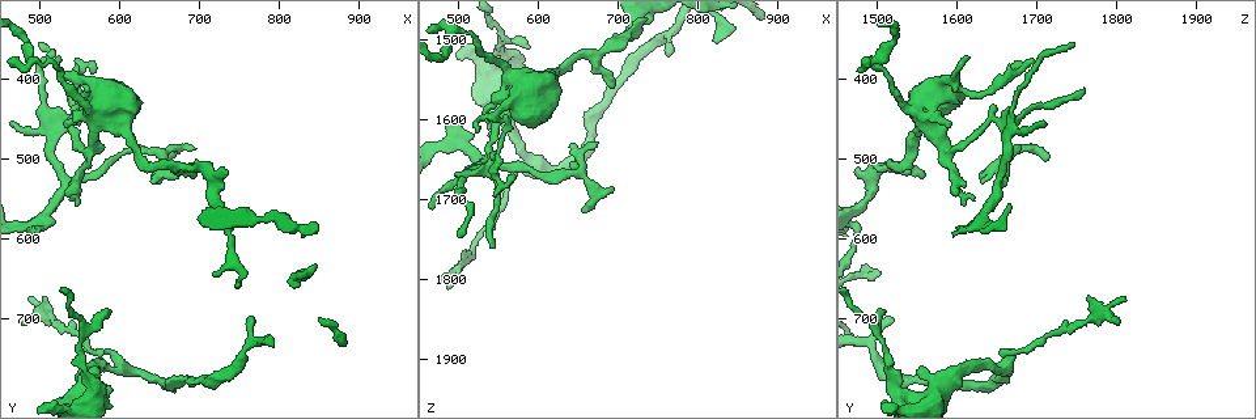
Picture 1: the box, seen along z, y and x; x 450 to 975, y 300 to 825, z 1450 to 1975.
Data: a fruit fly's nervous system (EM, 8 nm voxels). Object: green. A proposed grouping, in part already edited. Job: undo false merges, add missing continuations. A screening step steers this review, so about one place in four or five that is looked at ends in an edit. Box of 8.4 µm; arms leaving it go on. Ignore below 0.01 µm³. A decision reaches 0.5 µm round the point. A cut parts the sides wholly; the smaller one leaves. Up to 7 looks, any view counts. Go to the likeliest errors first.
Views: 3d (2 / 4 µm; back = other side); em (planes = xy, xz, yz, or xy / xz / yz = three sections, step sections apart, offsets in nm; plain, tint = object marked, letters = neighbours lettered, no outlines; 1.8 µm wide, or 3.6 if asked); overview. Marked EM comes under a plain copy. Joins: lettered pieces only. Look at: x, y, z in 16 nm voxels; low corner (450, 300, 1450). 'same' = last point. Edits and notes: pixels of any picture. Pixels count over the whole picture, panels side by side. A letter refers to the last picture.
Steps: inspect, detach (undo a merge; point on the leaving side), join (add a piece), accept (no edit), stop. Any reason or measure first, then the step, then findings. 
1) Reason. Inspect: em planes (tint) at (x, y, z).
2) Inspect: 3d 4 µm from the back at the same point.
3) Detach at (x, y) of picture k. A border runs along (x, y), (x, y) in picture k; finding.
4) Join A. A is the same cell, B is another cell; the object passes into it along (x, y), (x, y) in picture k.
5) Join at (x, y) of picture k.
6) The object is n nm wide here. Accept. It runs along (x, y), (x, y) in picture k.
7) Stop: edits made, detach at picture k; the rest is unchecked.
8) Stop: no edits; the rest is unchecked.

Abrupt turn. Inspect: 3d 4 µm at (495, 375, 1485).

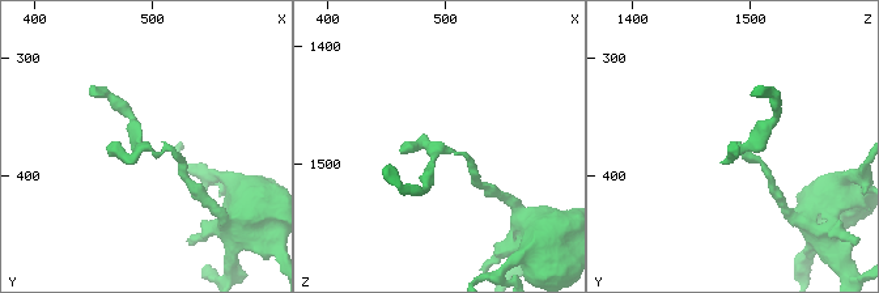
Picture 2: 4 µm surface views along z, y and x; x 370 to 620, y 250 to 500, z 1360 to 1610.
Need the tissue. Inspect: em planes (letters) at (494, 378, 1490).

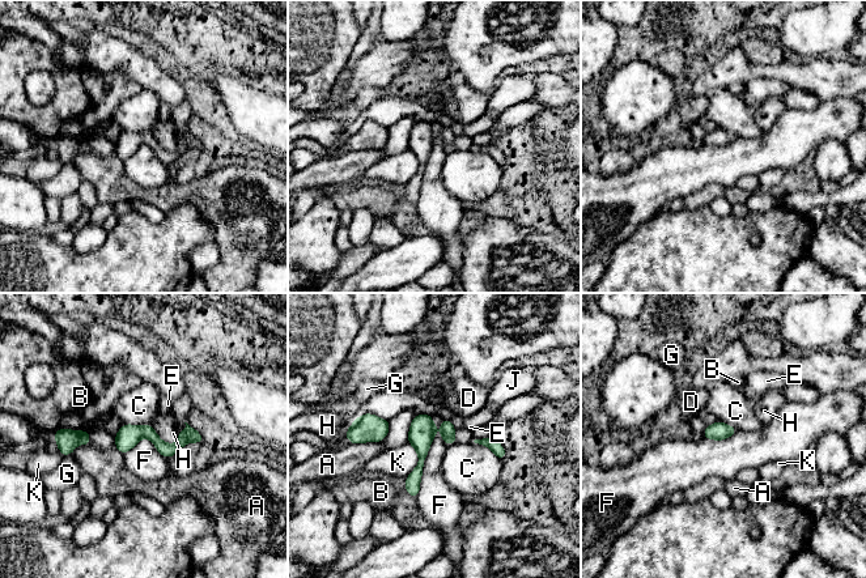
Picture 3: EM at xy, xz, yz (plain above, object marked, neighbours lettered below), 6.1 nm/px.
Accept. A, B, C, D, E, F, G, H, J and K are other cells; continuous, no second cell.

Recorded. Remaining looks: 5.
Free end. Inspect: em xz step 4 (letters) at (525, 375, 1615).

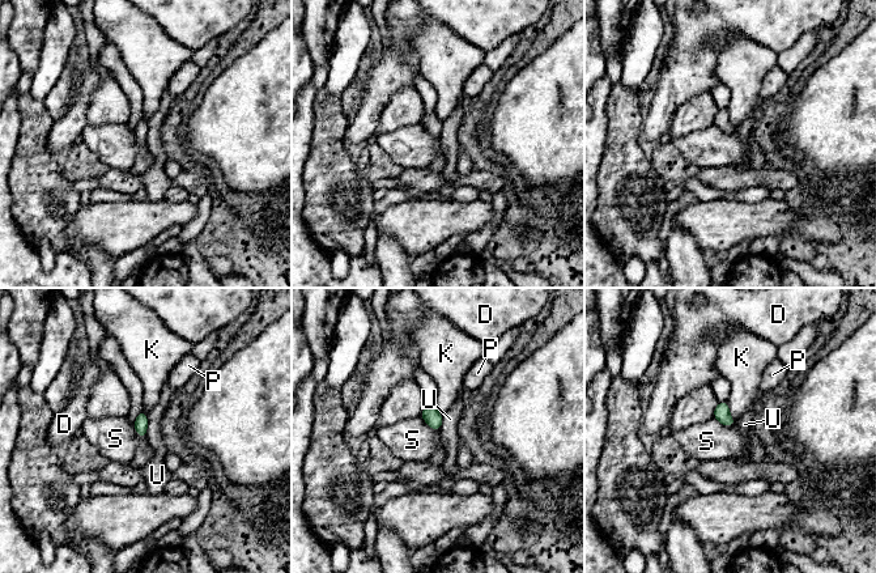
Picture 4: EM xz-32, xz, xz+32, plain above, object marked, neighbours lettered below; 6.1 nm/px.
Accept. D, K, P, S and U are other cells; a border runs along (713, 417), (726, 425), (734, 425) in picture 4; none of them fits.

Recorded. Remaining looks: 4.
Free end. Inspect: em planes (tint) at (500, 350, 1745).

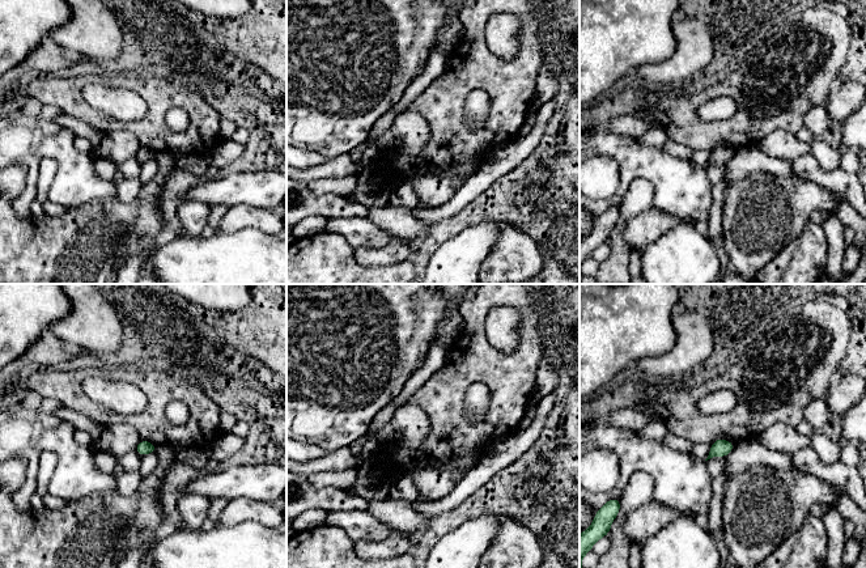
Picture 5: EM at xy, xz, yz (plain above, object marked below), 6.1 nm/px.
Inspect: em planes (letters) at the same point.

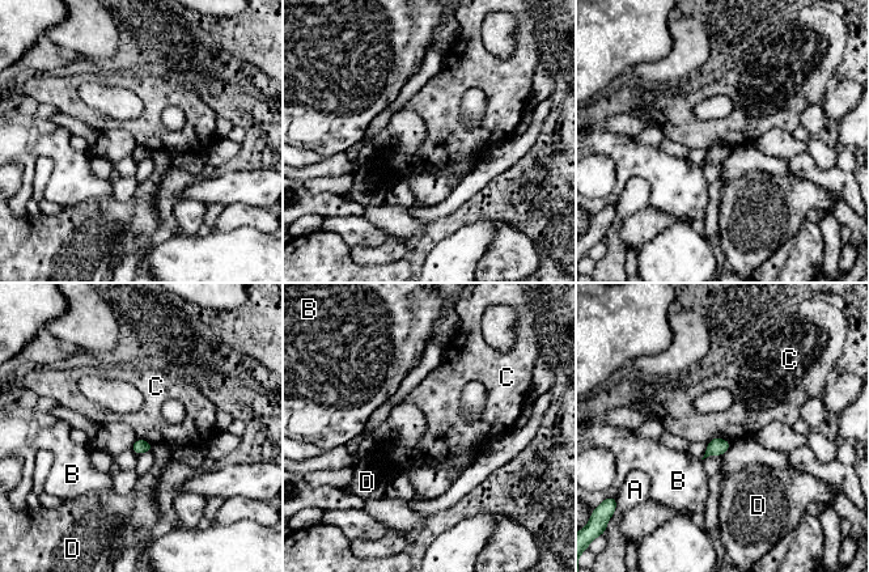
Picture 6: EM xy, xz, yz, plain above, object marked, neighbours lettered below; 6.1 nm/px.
Accept. A, B, C and D are other cells; a border runs along (138, 437), (152, 445) in picture 6; none of them fits.

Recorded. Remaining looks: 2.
Stop: no edits; the rest is unchecked.

